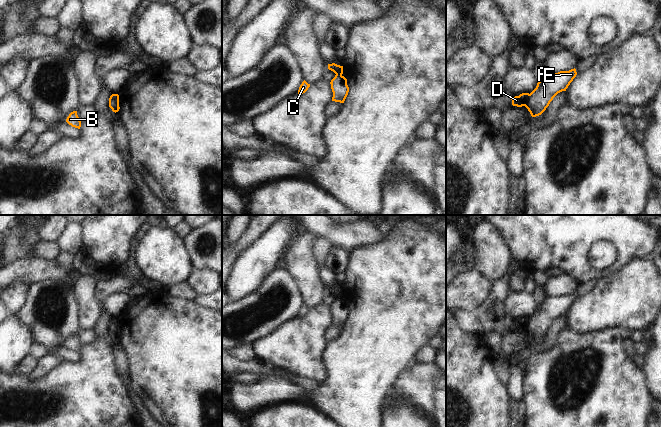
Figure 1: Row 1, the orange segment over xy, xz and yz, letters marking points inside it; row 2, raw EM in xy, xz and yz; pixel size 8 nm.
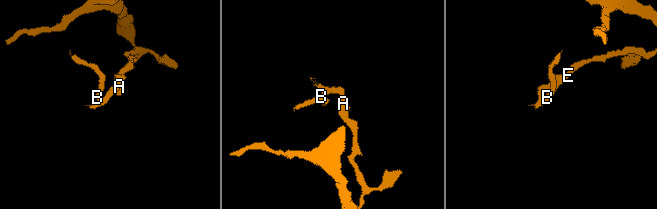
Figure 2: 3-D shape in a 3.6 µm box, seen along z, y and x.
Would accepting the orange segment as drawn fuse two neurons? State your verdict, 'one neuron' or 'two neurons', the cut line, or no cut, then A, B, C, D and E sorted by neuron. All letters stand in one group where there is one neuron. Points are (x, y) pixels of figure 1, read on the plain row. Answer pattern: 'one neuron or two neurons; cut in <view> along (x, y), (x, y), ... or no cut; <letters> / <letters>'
two neurons; cut in yz along (530, 318), (524, 329); A E / B C D

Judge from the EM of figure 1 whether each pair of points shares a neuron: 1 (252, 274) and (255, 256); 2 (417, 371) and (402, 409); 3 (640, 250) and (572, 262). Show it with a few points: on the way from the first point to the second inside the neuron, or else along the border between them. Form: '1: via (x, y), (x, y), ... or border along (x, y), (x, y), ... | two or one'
1: via (252, 270), (255, 260) | one
2: border along (392, 395), (398, 394), (411, 401), (425, 413) | two
3: via (621, 233), (594, 233), (584, 243) | one

